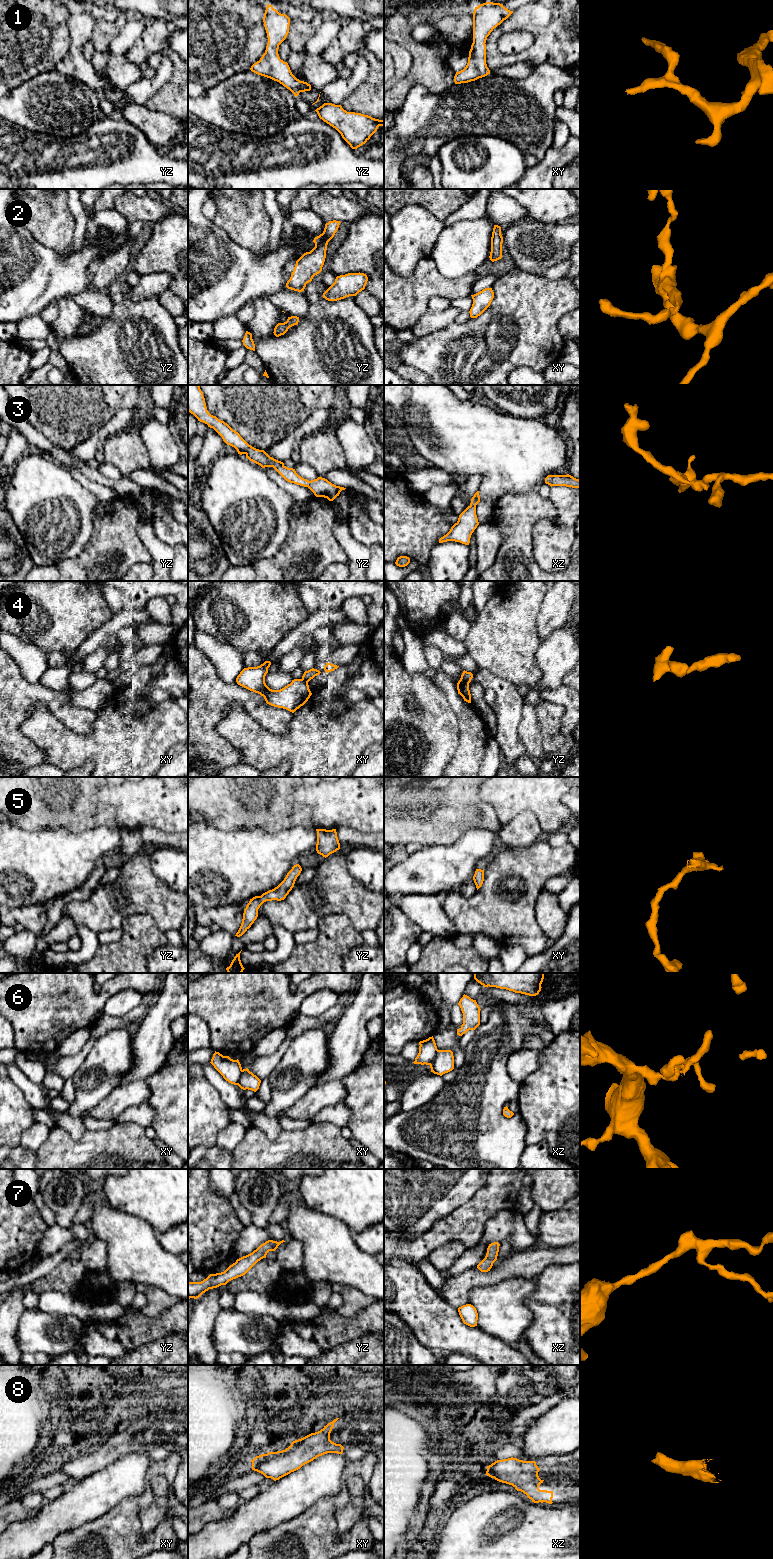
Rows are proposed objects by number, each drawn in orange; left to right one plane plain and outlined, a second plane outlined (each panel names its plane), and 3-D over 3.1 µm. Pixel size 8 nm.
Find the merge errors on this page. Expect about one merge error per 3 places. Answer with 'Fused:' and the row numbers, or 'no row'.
Fused: 4, 6

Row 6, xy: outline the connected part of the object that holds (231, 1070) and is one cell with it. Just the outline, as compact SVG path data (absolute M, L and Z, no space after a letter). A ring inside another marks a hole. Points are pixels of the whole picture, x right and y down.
M215 1051L210 1063L226 1081L238 1085L242 1074L242 1067L238 1059L233 1060Z

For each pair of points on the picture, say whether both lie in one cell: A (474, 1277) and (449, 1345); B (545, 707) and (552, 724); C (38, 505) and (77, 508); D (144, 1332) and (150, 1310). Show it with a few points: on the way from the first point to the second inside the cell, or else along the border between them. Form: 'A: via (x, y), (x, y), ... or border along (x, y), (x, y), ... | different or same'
A: border along (439, 1295), (457, 1309) | different
B: via (546, 711), (549, 714), (549, 720) | same
C: via (48, 506), (50, 508), (67, 508) | same
D: border along (170, 1307), (156, 1316), (146, 1316), (140, 1310) | different

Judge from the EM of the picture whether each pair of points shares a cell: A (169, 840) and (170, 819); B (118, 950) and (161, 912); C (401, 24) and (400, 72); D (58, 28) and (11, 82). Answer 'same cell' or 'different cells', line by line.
A: different cells
B: different cells
C: different cells
D: same cell

